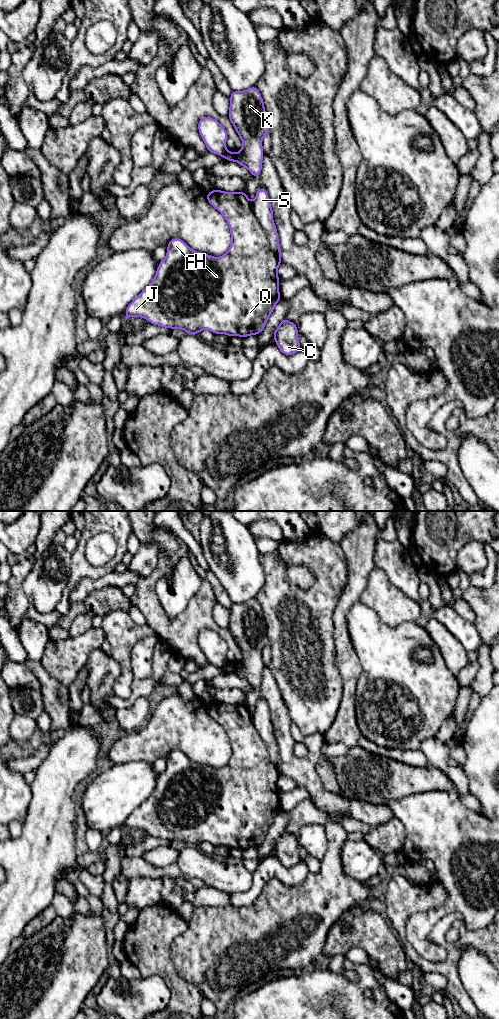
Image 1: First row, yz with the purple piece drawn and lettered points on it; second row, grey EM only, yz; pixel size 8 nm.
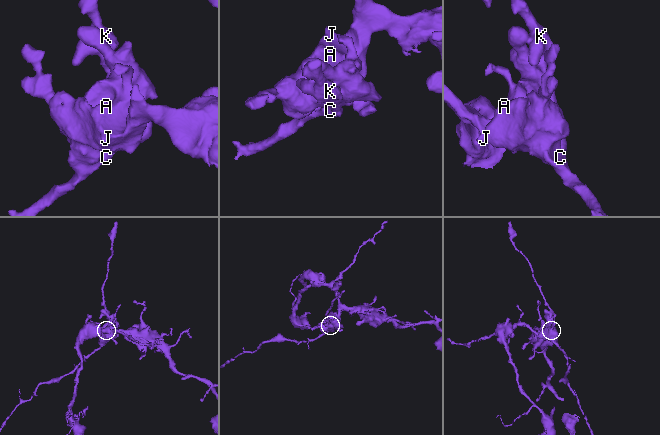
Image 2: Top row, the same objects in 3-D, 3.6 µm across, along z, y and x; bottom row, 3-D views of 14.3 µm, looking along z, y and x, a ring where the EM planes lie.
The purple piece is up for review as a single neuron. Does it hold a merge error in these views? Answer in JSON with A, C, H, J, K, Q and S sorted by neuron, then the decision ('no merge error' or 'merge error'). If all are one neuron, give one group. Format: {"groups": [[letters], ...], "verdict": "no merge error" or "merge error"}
{"groups": [["A", "H", "J", "Q"], ["C", "K", "S"]], "verdict": "merge error"}

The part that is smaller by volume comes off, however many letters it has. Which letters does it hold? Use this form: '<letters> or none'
C, K, S

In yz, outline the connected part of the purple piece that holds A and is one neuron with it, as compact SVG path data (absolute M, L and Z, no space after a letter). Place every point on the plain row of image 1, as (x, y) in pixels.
M211 702L207 713L226 731L231 746L229 762L220 769L194 763L182 751L173 750L166 769L149 796L126 820L126 831L143 829L150 835L199 846L207 841L229 849L260 846L280 813L279 774L254 726L246 705Z

